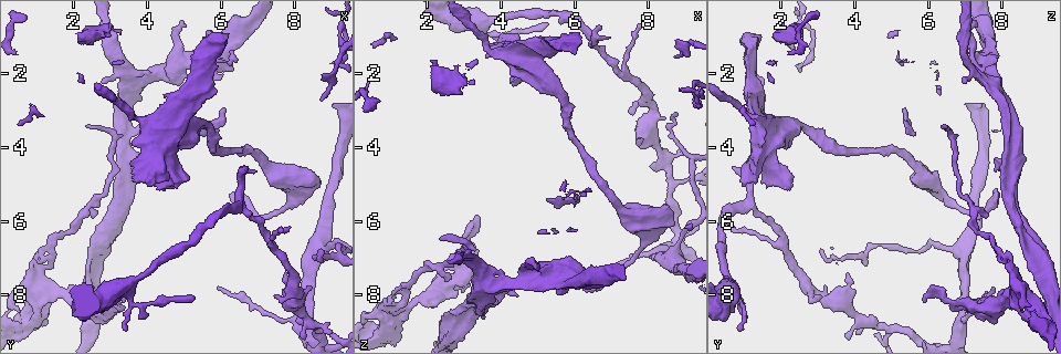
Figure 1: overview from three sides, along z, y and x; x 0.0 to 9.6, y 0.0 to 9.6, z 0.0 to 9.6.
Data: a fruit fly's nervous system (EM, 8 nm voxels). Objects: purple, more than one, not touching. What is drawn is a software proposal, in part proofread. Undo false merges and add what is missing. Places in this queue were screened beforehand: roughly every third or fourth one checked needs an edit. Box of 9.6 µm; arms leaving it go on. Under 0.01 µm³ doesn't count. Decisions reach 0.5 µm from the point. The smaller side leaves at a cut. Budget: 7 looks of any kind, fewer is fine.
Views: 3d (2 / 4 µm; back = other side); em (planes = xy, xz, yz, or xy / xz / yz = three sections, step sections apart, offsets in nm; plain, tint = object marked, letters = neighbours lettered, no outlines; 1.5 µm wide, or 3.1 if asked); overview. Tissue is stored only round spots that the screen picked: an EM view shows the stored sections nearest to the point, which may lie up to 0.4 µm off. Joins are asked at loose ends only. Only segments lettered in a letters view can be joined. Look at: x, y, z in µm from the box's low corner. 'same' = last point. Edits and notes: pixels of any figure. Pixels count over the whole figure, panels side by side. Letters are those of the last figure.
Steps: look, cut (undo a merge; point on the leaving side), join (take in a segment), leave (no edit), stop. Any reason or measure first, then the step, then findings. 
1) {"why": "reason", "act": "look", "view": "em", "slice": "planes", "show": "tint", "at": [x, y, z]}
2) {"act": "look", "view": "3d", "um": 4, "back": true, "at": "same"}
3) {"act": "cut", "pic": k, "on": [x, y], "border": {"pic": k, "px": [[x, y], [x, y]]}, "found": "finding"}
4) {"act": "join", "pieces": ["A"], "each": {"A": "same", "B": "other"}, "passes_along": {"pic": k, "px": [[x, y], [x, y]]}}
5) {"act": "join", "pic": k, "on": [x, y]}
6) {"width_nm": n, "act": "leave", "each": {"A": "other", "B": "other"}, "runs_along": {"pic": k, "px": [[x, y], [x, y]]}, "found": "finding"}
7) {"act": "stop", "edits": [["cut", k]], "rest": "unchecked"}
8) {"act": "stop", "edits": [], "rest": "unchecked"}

{"why": "stops while still wide", "act": "look", "view": "3d", "um": 4, "back": true, "at": [4.35, 5.15, 2.15]}

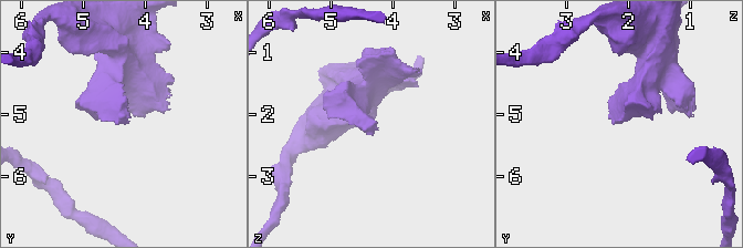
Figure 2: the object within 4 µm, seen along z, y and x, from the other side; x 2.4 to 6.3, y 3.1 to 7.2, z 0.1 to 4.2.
{"act": "look", "view": "em", "slice": "planes", "show": "tint", "at": [4.35, 5.15, 2.15]}

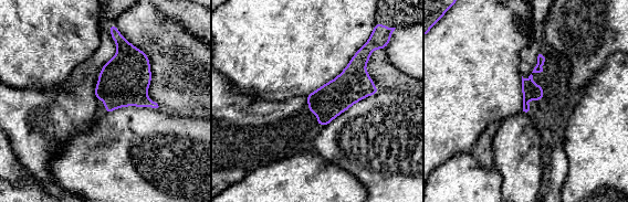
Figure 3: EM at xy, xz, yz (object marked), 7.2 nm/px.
{"act": "look", "view": "em", "slice": "planes", "show": "letters", "at": "same"}

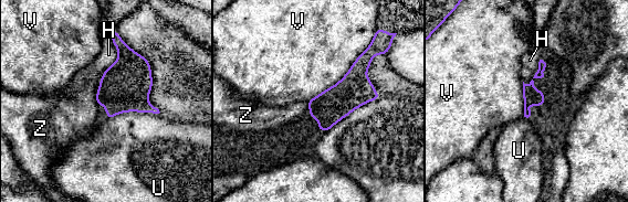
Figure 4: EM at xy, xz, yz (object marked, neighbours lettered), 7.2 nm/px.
{"act": "leave", "each": {"H": "other", "U": "other", "V": "other", "Z": "other"}, "found": "none of them fits"}

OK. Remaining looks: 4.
{"why": "an open end", "act": "look", "view": "3d", "um": 4, "at": [6.70, 4.55, 0.65]}

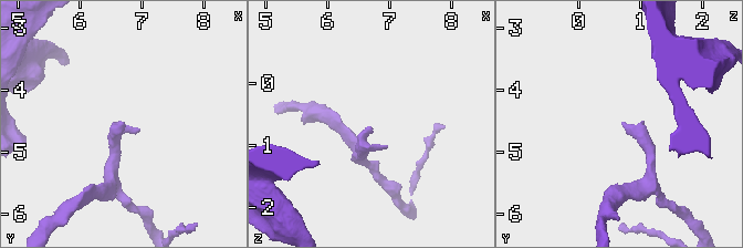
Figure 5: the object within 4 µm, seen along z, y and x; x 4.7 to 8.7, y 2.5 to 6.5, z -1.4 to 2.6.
{"why": "shape alone is not enough", "act": "look", "view": "em", "slice": "xy", "step": 4, "show": "tint", "at": [6.70, 4.55, 0.75]}

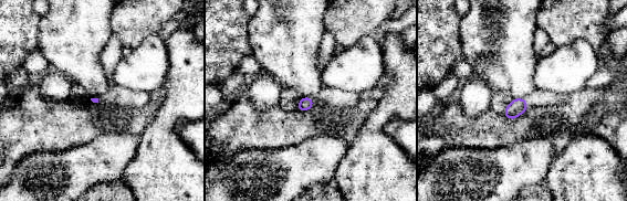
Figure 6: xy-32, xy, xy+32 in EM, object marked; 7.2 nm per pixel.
{"why": "cut it another way", "act": "look", "view": "em", "slice": "planes", "show": "letters", "at": "same"}

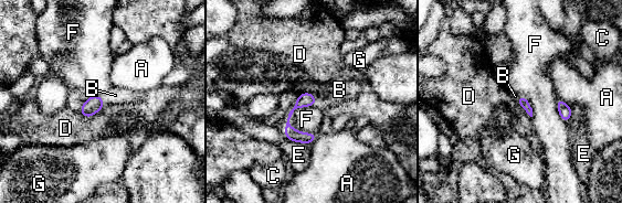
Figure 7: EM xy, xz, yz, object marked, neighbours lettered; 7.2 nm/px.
{"act": "join", "pic": 7, "on": [339, 89], "each": {"A": "other", "B": "same", "C": "other", "D": "other", "E": "other", "F": "other", "G": "other"}, "passes_along": {"pic": 7, "px": [[306, 99], [315, 99], [339, 89]]}, "found": "it goes on there"}

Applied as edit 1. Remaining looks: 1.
{"act": "stop", "edits": [["join", 7]], "rest": "unchecked"}

